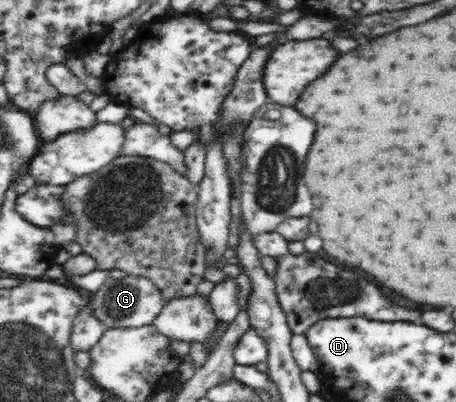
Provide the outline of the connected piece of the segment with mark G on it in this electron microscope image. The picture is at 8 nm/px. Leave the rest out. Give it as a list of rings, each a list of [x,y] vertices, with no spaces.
[[[135,275],[122,279],[108,278],[99,290],[93,293],[89,301],[92,304],[94,316],[100,318],[106,328],[113,328],[116,325],[135,328],[152,324],[166,302],[162,300],[162,291],[158,290],[156,282],[152,282],[148,276]]]

